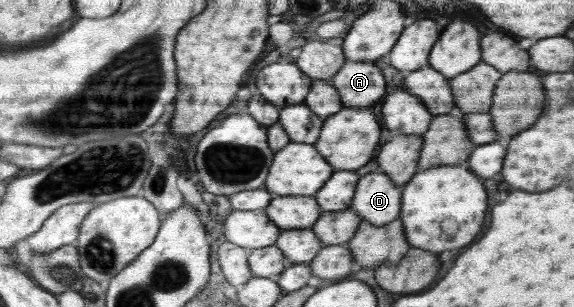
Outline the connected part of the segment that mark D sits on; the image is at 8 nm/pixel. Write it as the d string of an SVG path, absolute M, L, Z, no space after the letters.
M370 172L359 178L350 209L363 220L373 225L385 225L400 217L403 186L395 185L387 173Z

